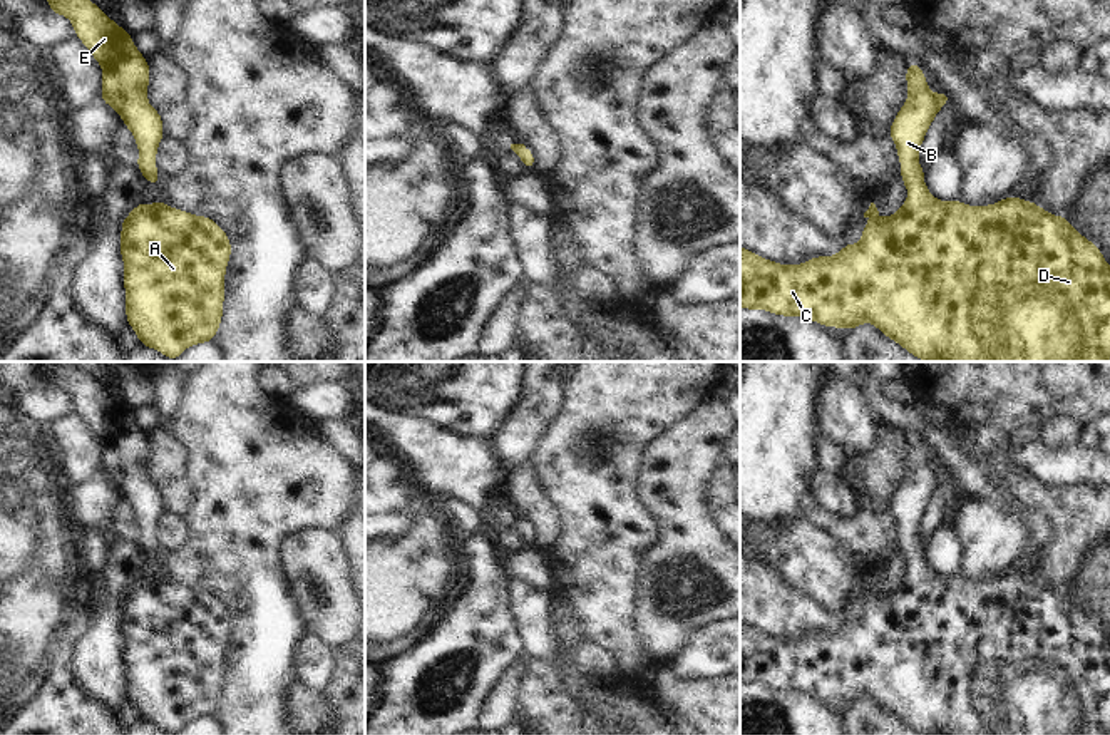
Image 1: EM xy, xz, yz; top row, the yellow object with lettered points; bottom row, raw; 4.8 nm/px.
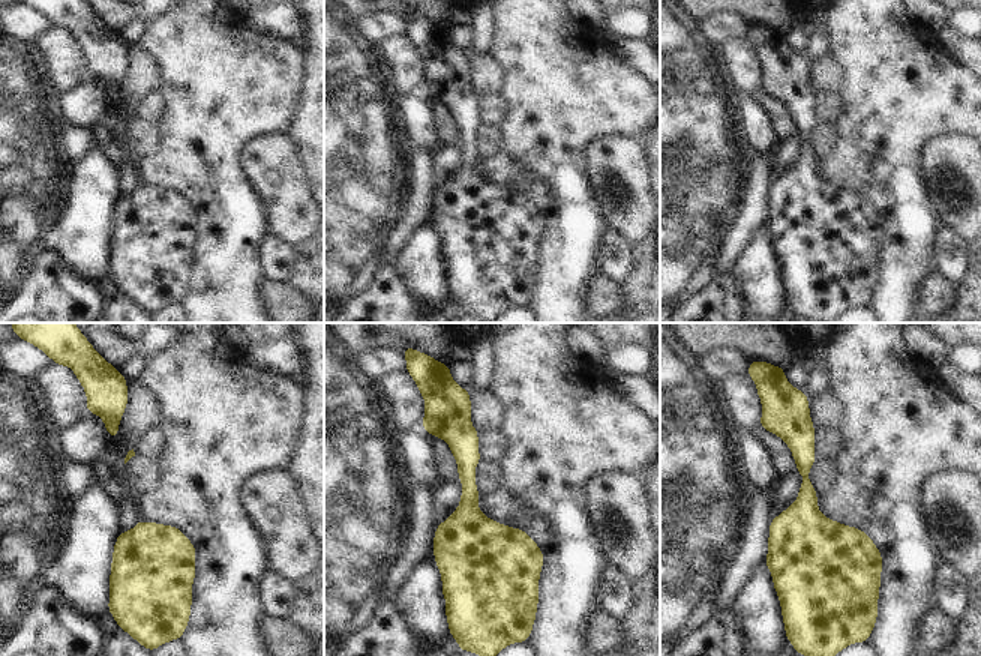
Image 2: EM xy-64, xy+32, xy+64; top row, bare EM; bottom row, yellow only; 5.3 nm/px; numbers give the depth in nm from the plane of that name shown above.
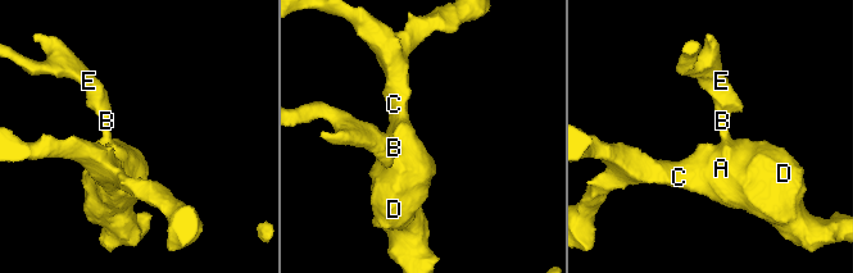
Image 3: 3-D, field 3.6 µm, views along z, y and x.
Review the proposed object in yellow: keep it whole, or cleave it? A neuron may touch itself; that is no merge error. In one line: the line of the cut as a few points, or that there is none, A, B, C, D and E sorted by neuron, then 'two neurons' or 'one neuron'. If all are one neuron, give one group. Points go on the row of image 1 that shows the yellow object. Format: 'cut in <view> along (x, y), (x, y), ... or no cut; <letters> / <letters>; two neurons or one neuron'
no cut; A B C D E; one neuron

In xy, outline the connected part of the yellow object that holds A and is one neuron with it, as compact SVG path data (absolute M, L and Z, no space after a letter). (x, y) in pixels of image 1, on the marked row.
M162 199L139 204L122 219L121 258L126 320L149 347L176 362L198 343L211 343L223 321L224 276L231 258L226 231L211 218L171 208Z

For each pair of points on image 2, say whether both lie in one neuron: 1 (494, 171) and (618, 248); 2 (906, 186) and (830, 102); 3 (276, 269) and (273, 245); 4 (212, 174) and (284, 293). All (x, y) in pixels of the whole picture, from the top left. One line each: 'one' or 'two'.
1: two
2: two
3: one
4: two

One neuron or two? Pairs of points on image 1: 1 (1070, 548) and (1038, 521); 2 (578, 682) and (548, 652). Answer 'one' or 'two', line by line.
1: two
2: two

